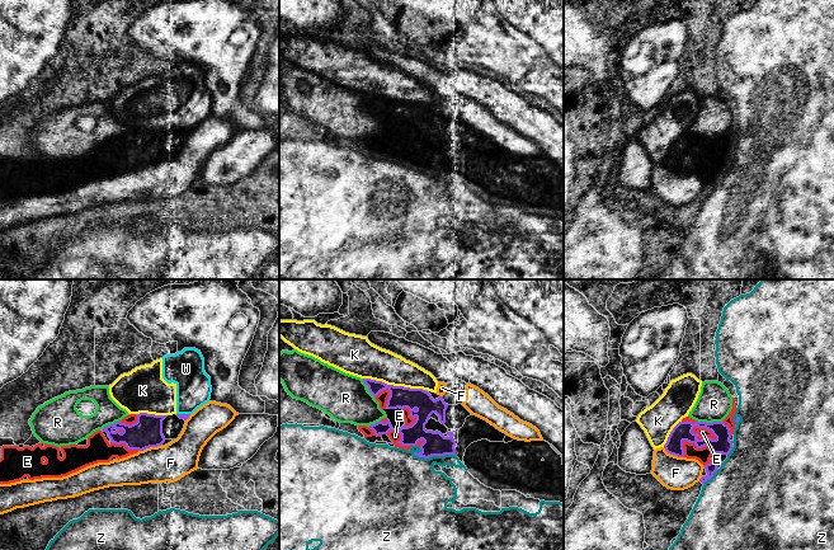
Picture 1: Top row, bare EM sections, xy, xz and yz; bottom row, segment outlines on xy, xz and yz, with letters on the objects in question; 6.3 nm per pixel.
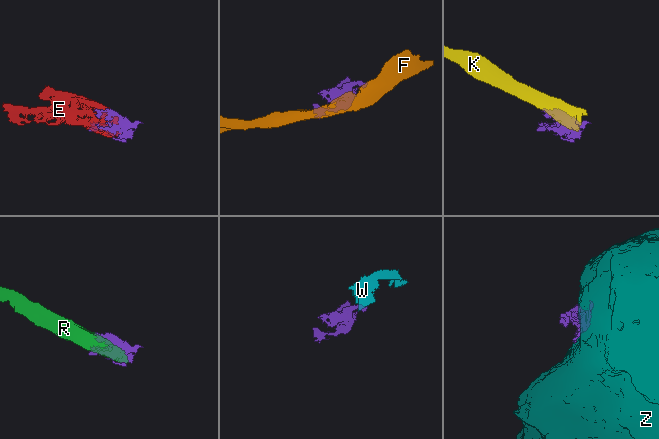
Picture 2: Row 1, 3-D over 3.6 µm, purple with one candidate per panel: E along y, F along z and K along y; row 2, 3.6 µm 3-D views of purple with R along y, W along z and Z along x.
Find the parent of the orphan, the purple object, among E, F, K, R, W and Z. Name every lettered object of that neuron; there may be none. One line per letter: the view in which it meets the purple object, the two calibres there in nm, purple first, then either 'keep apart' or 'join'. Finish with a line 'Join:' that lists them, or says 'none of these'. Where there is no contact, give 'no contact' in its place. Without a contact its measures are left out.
E: meets purple in yz; 110 nm thick on the purple side, 60 nm on the other; join
F: meets purple in xy; 190 nm thick on the purple side, 240 nm on the other; keep apart
K: meets purple in xz; 140 nm thick on the purple side, 220 nm on the other; keep apart
R: meets purple in yz; 110 nm thick on the purple side, 220 nm on the other; keep apart
W: meets purple in xy; 40 nm thick on the purple side, 220 nm on the other; keep apart
Z: meets purple in xz; 150 nm thick on the purple side, 380 nm on the other; keep apart
Join: E

